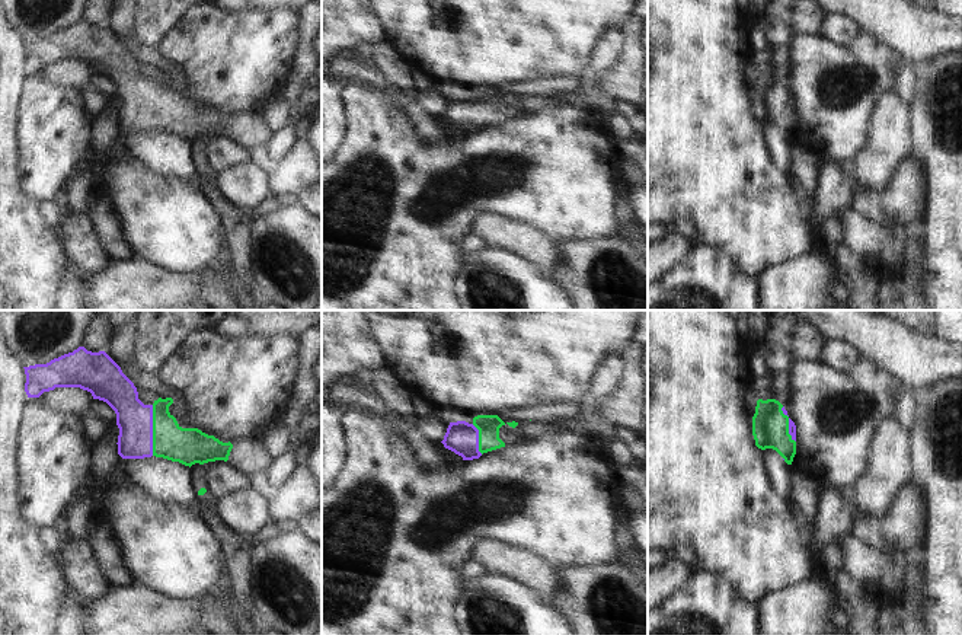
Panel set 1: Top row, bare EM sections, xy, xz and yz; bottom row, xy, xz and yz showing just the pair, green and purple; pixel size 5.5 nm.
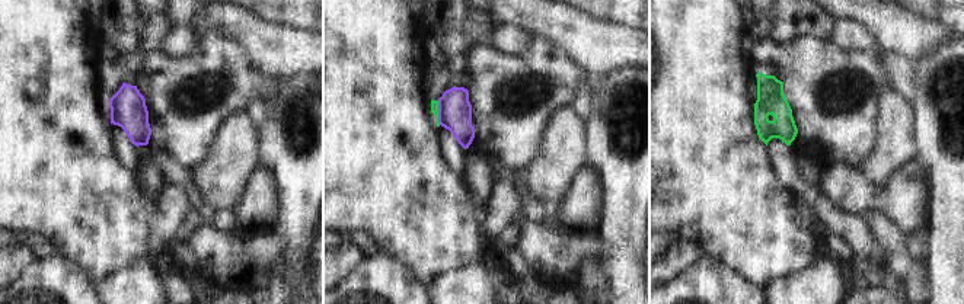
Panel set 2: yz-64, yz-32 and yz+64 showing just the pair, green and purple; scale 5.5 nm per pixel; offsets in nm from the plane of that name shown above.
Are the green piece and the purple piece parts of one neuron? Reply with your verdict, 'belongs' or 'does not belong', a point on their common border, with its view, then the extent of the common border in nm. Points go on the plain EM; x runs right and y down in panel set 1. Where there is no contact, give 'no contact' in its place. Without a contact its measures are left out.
belongs | xy (153, 104) | 280 nm

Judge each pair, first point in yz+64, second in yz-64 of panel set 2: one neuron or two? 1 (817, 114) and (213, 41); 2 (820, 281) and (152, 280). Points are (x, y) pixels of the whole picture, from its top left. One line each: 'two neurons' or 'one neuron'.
1: one neuron
2: one neuron

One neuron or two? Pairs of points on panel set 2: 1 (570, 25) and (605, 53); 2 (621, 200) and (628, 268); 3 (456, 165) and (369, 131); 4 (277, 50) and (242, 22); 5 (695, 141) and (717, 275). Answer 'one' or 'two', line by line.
1: one
2: one
3: two
4: one
5: two

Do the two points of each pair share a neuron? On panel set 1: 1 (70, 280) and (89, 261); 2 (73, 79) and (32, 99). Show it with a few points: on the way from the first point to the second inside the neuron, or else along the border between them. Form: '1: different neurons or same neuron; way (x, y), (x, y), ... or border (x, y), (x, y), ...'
1: different neurons; border (73, 267), (86, 277)
2: different neurons; border (40, 70), (47, 80), (77, 89)

